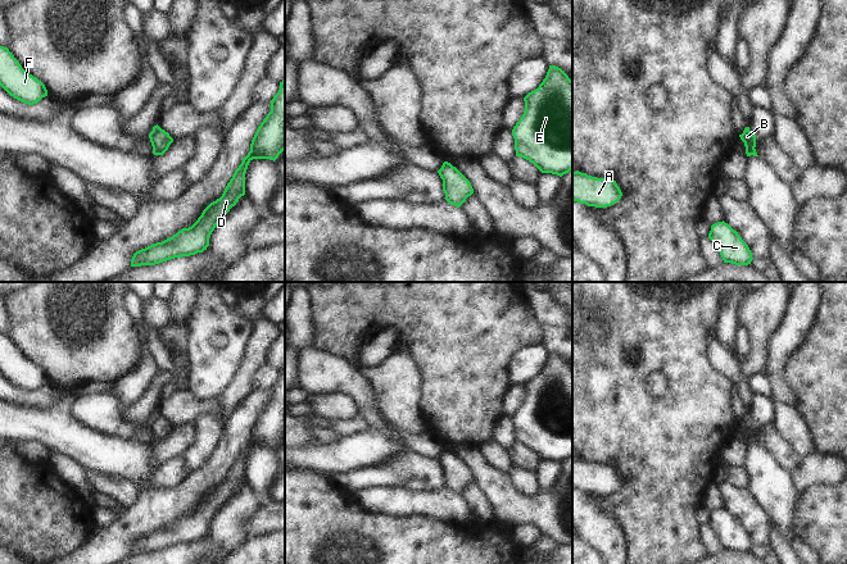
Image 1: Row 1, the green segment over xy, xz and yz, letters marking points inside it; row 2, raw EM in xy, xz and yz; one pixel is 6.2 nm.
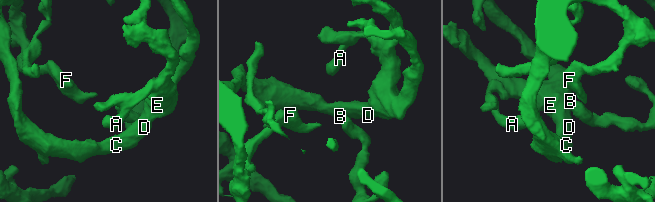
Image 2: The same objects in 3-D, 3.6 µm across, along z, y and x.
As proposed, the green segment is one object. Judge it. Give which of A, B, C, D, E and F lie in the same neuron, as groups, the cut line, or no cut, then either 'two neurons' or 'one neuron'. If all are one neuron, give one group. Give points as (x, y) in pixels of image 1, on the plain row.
A B C D E F; no cut; one neuron

